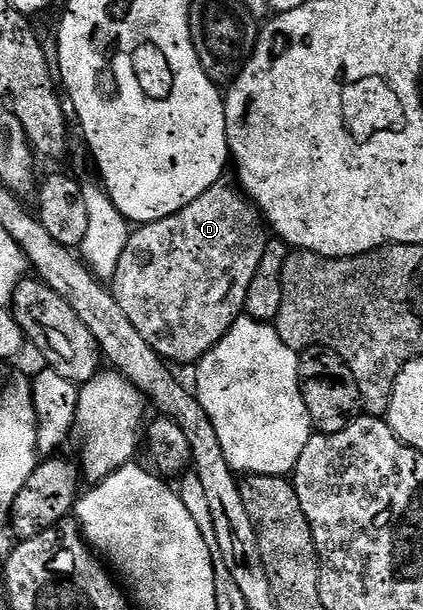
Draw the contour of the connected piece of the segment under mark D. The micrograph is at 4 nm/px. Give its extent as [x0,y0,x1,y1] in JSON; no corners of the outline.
[112,181,268,365]

